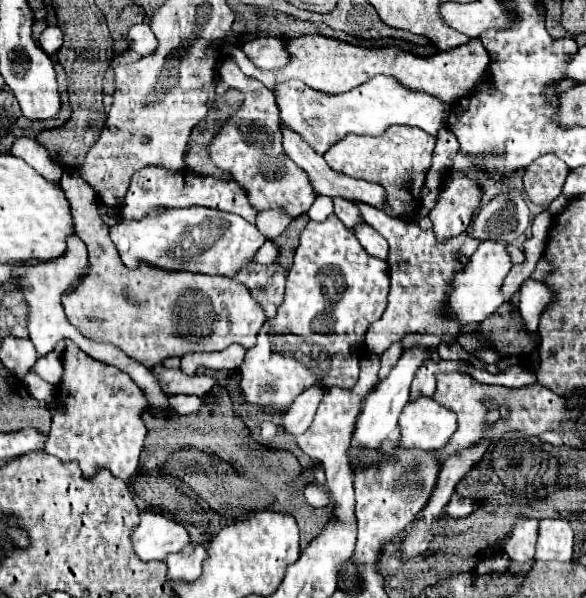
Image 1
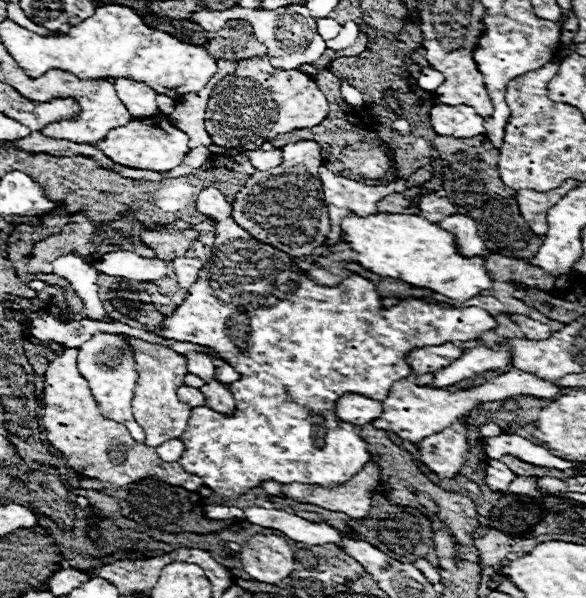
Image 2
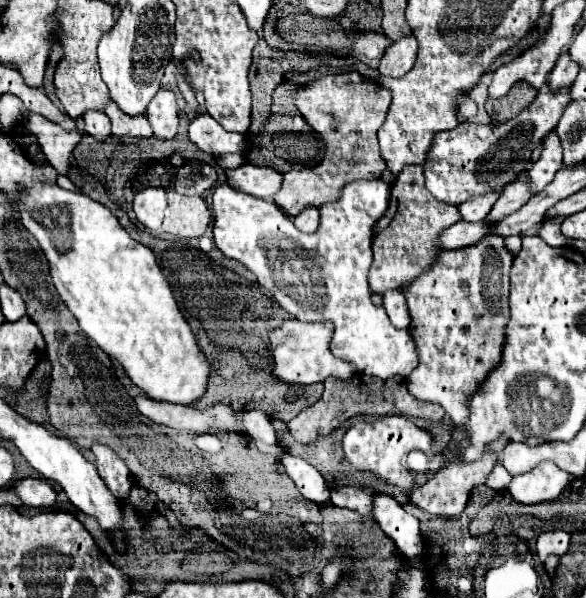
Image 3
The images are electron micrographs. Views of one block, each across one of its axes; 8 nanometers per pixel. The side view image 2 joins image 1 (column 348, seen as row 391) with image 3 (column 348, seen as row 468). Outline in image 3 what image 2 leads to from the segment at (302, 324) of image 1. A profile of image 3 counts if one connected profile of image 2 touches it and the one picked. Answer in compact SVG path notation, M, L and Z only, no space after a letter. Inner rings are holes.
M358 180L350 186L344 186L342 198L338 202L330 202L322 206L322 226L318 234L302 234L296 230L294 222L286 218L272 202L242 194L230 188L226 182L216 186L212 194L212 214L214 214L214 242L218 250L232 260L244 264L258 280L260 286L272 292L278 304L296 316L302 322L332 322L334 324L334 338L332 350L338 358L352 362L360 372L388 380L394 376L408 378L412 370L418 366L418 352L414 338L408 330L398 330L388 320L384 308L378 308L370 300L368 292L368 270L372 262L372 228L378 222L378 216L386 212L390 198L390 186L382 180Z

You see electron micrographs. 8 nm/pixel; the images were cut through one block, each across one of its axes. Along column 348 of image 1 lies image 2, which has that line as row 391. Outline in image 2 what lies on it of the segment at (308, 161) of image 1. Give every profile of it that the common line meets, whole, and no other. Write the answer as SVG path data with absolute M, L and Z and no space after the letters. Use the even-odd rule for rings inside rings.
M180 386L180 388L178 388L178 398L180 398L182 402L190 404L190 408L206 404L206 398L202 396L202 392L196 390L196 388L188 388L188 386Z

